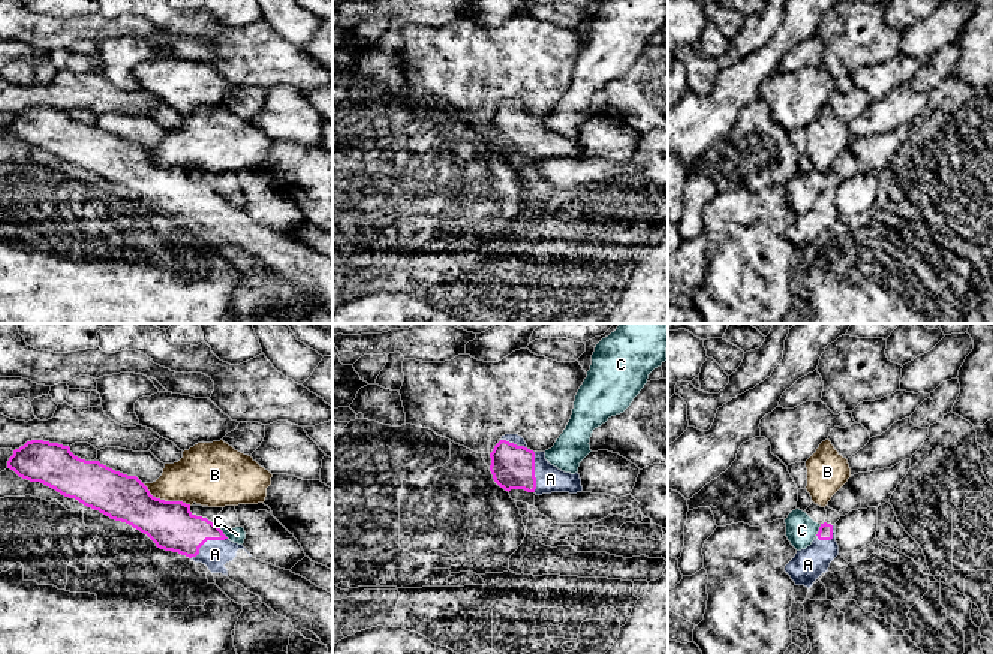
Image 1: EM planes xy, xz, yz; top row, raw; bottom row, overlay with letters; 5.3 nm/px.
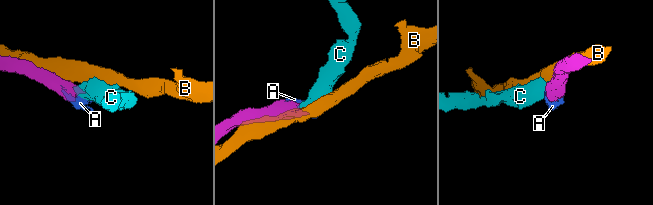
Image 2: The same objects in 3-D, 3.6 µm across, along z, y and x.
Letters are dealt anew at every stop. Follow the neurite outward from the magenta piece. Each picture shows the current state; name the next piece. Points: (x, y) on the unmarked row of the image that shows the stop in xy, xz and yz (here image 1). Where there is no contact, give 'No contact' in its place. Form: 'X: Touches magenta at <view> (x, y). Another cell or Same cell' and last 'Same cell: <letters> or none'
A: Touches magenta at xy (207, 204). Same cell
B: Touches magenta at xy (166, 166). Another cell
C: Touches magenta at yz (820, 195). Another cell
Same cell: A

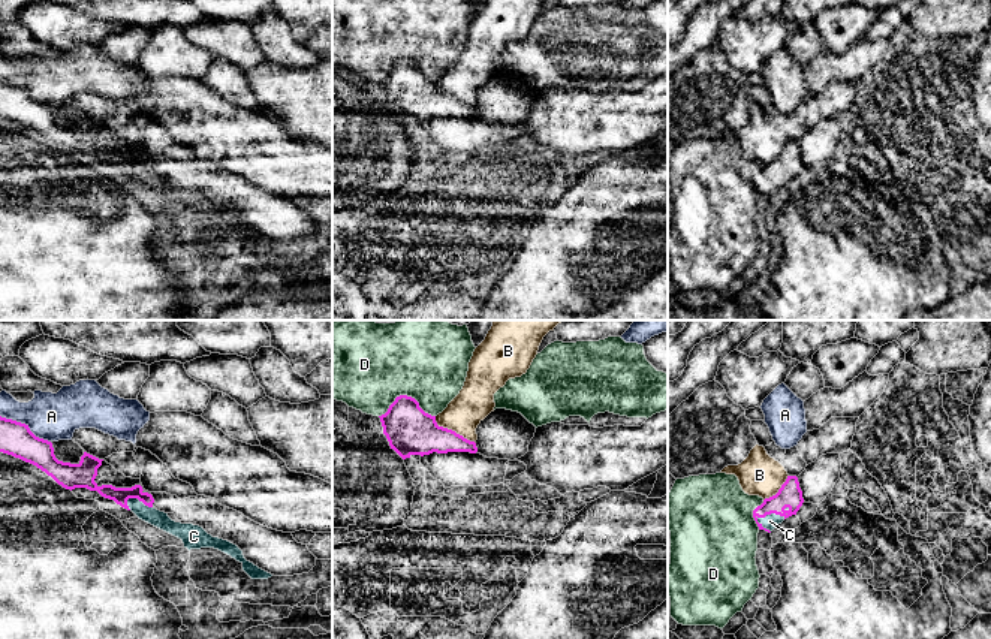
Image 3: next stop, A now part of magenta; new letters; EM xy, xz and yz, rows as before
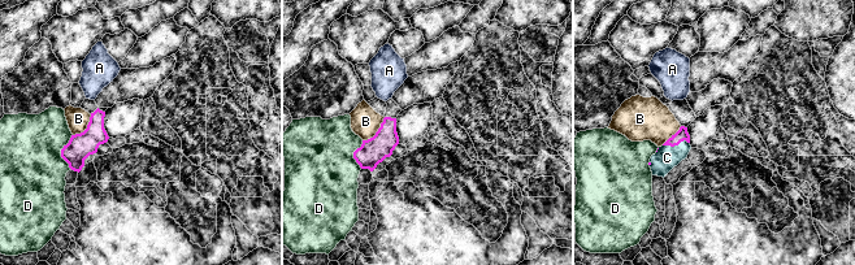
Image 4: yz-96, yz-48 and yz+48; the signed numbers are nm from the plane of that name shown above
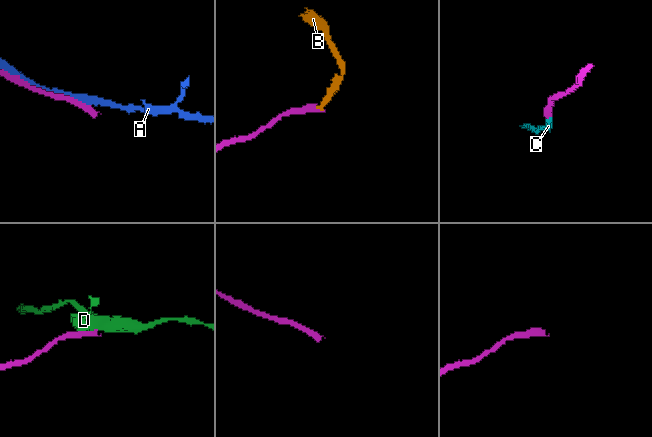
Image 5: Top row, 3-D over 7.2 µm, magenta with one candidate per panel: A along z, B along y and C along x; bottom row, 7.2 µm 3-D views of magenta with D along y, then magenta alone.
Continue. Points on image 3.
A: Touches magenta at xy (26, 90). Another cell
B: Touches magenta at xz (451, 95). Another cell
C: Touches magenta at yz (770, 178). Same cell
D: Touches magenta at xz (406, 60). Another cell
Same cell: C

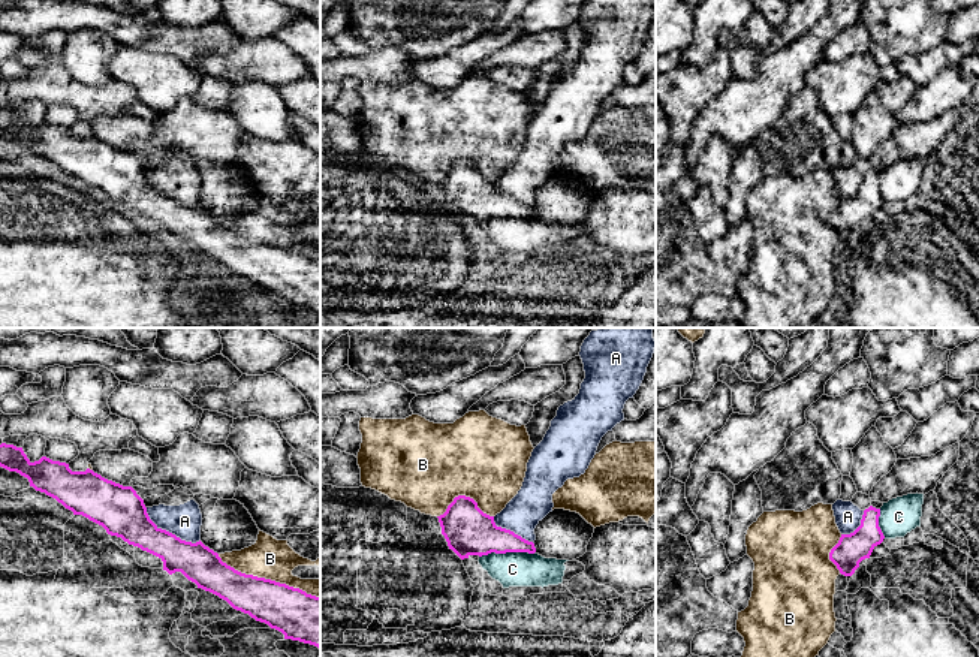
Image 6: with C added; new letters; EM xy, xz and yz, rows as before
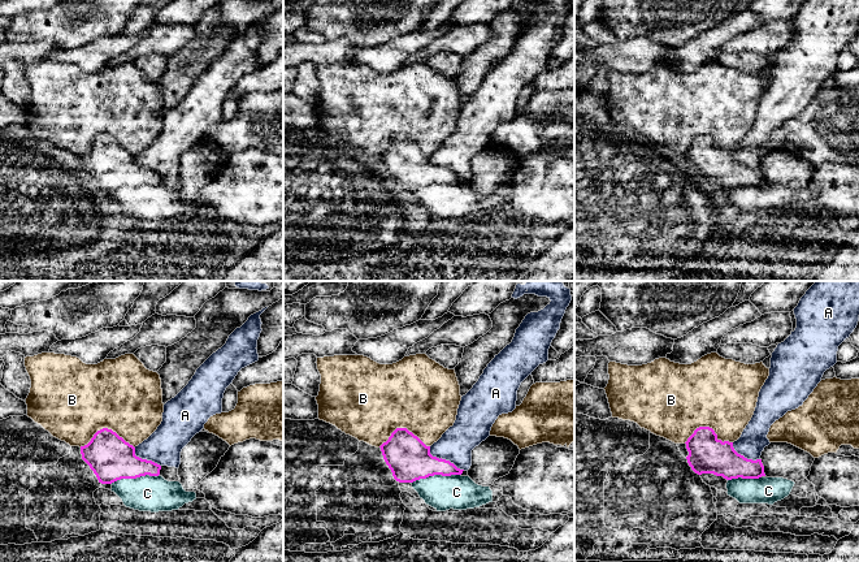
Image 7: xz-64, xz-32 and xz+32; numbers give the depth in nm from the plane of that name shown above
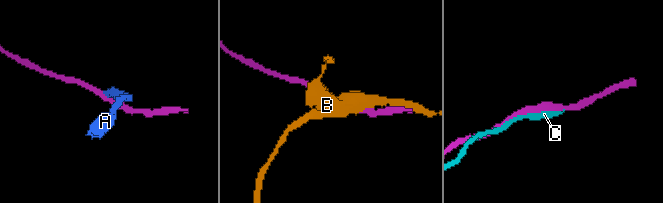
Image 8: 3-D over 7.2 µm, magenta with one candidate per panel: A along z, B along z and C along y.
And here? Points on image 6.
A: Touches magenta at xy (168, 196). Another cell
B: Touches magenta at xy (268, 244). Another cell
C: Touches magenta at xz (506, 216). Another cell
Same cell: none

